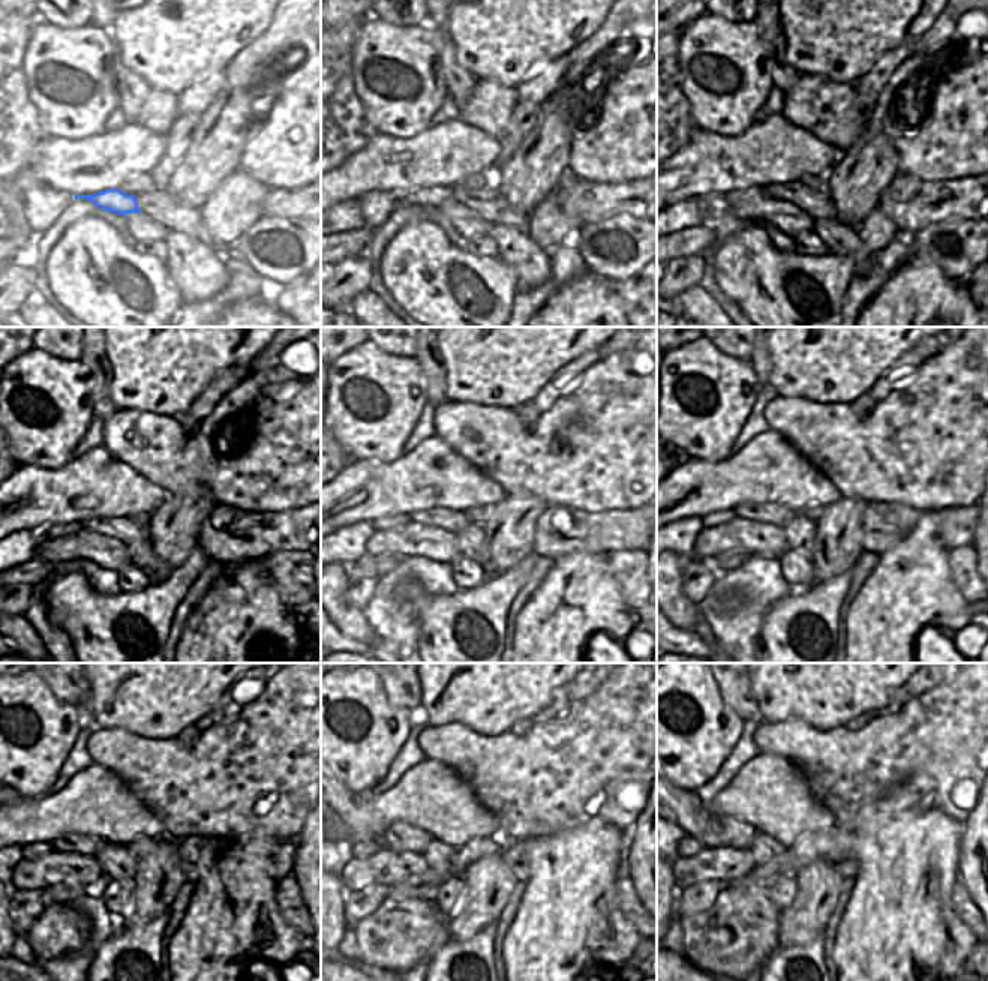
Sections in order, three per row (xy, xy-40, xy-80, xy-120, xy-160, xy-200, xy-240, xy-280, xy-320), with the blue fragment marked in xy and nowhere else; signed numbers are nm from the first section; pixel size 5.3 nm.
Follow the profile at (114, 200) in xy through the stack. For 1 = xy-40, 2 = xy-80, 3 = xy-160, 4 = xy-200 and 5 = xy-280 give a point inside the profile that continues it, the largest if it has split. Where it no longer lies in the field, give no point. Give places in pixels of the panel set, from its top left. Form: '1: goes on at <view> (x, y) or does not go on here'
1: goes on at xy-40 (438, 197)
2: goes on at xy-80 (739, 195)
3: goes on at xy-160 (398, 519)
4: goes on at xy-200 (711, 519)
5: goes on at xy-280 (366, 848)

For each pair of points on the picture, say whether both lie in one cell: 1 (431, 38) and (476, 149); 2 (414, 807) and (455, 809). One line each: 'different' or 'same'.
1: different
2: same

